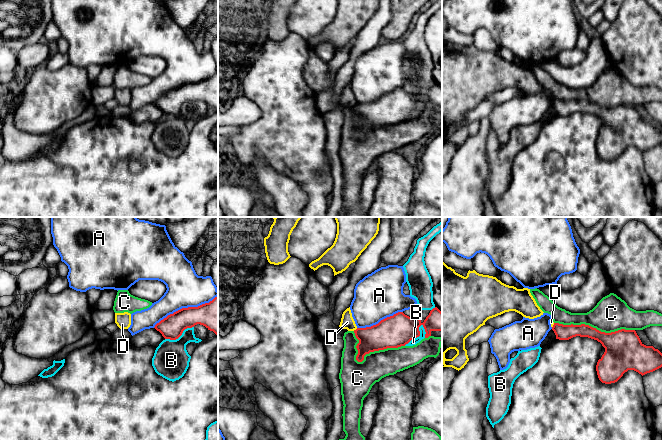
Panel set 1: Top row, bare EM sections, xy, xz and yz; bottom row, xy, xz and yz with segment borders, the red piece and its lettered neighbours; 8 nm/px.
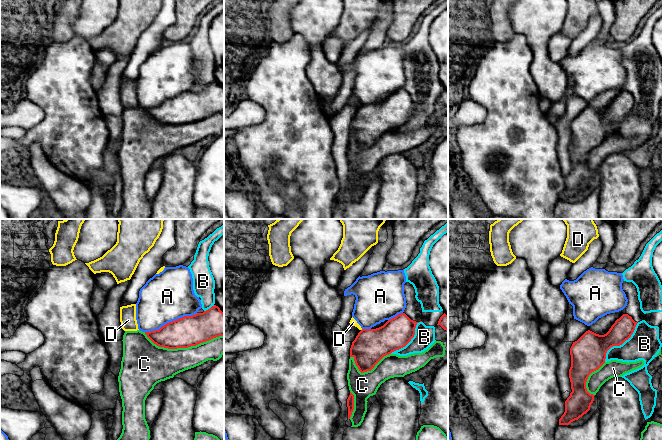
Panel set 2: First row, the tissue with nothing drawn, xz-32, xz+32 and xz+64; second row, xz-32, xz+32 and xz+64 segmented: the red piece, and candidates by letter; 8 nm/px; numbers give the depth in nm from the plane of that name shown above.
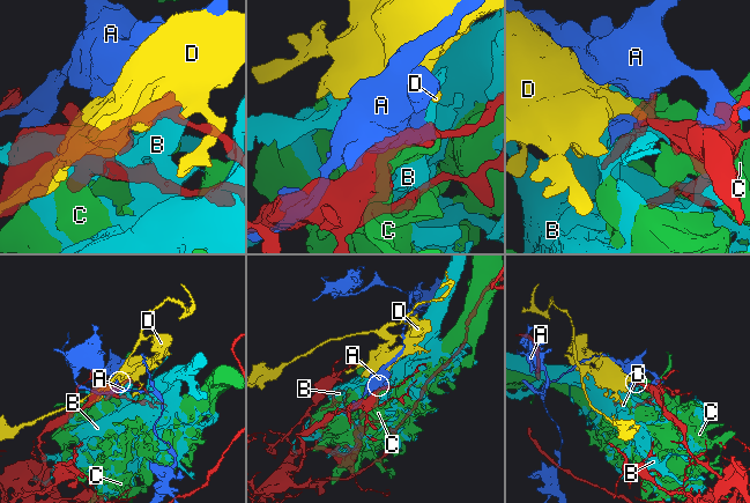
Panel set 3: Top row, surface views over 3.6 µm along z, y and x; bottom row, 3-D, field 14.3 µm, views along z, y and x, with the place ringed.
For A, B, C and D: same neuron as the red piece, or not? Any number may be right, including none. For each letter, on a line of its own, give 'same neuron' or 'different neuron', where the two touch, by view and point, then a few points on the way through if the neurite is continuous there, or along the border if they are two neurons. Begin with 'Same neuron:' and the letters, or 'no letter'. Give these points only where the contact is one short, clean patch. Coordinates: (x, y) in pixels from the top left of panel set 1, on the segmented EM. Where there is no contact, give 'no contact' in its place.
Same neuron: no letter
A: different neuron; meets red in xy at (185, 308)
B: different neuron; meets red in xz at (417, 336)
C: different neuron; meets red in yz at (594, 328)
D: different neuron; meets red in xz at (356, 329); border along xz (357, 328), (353, 330)

